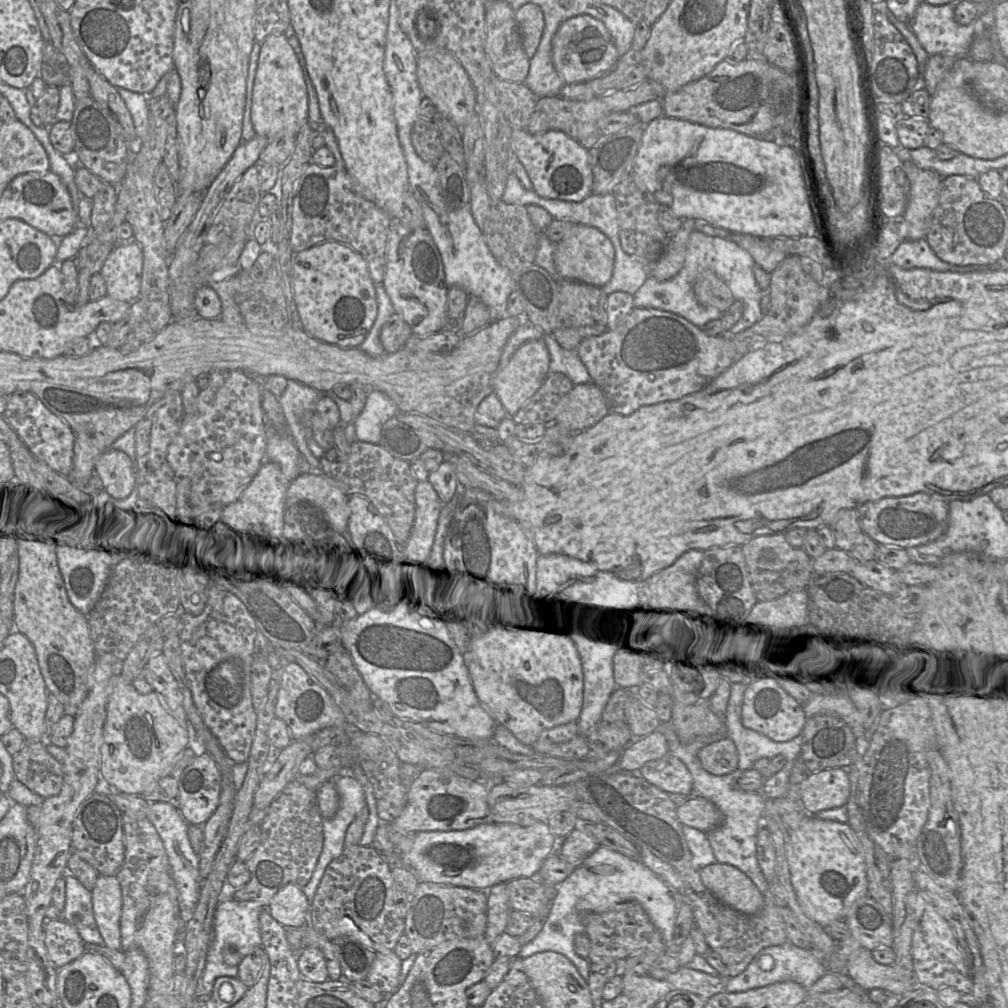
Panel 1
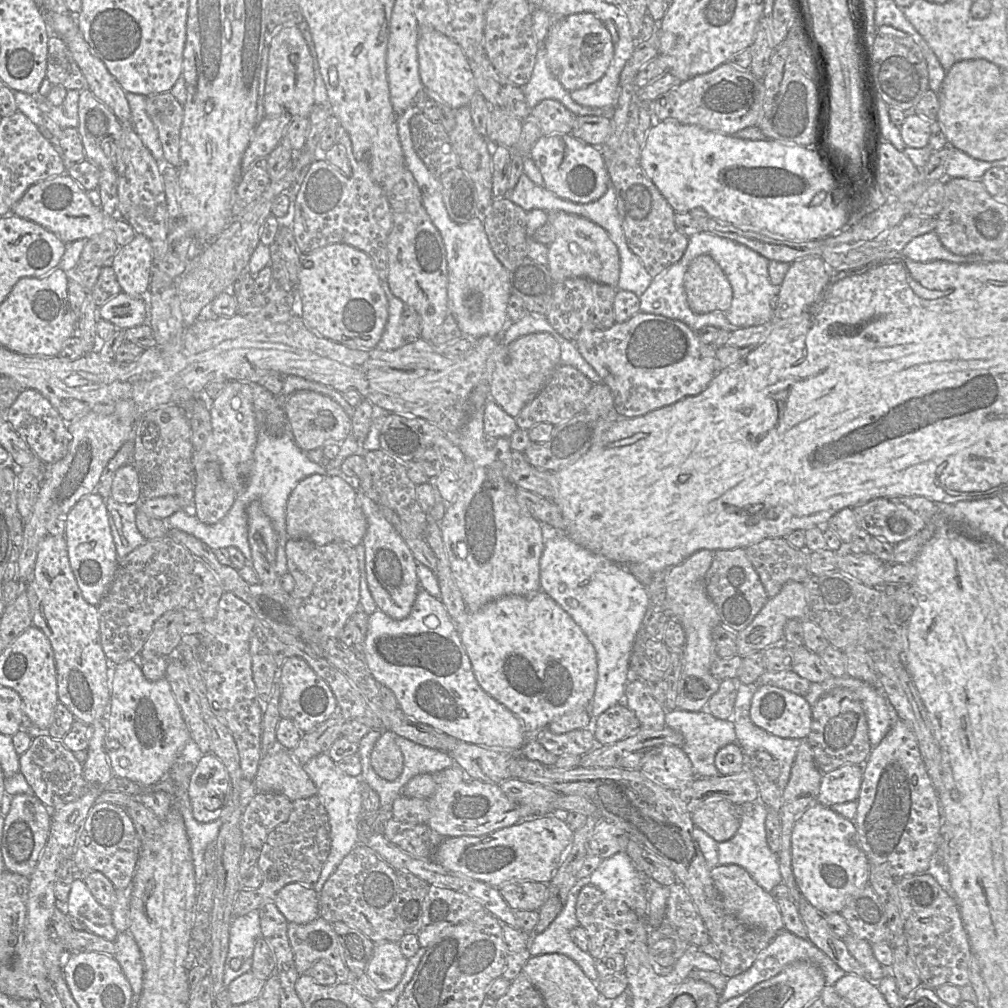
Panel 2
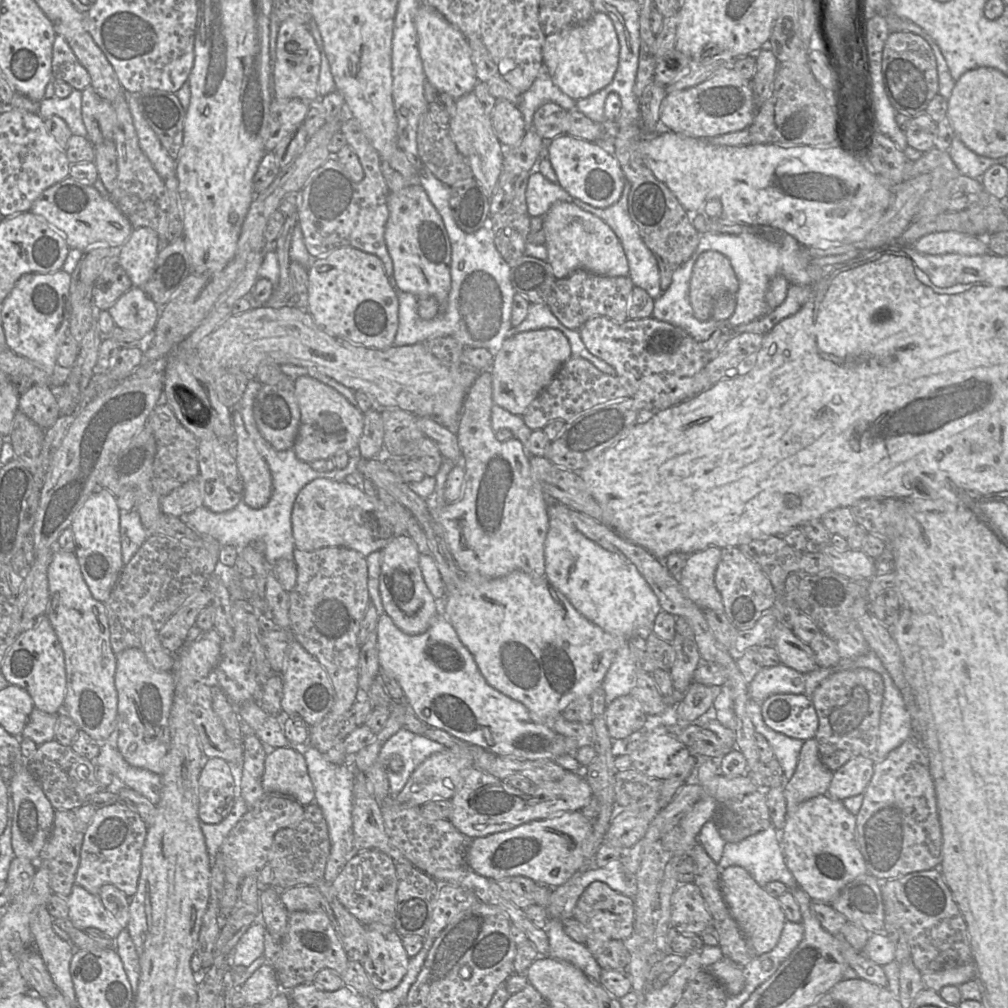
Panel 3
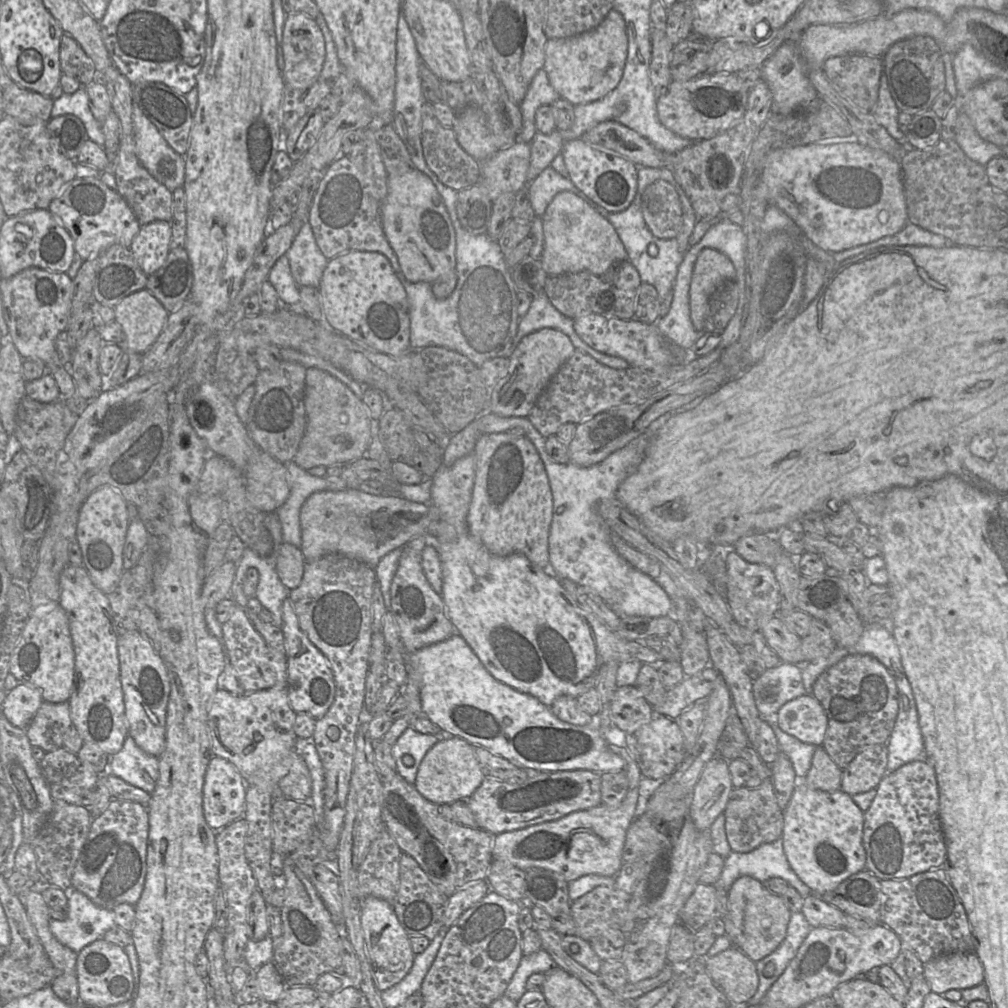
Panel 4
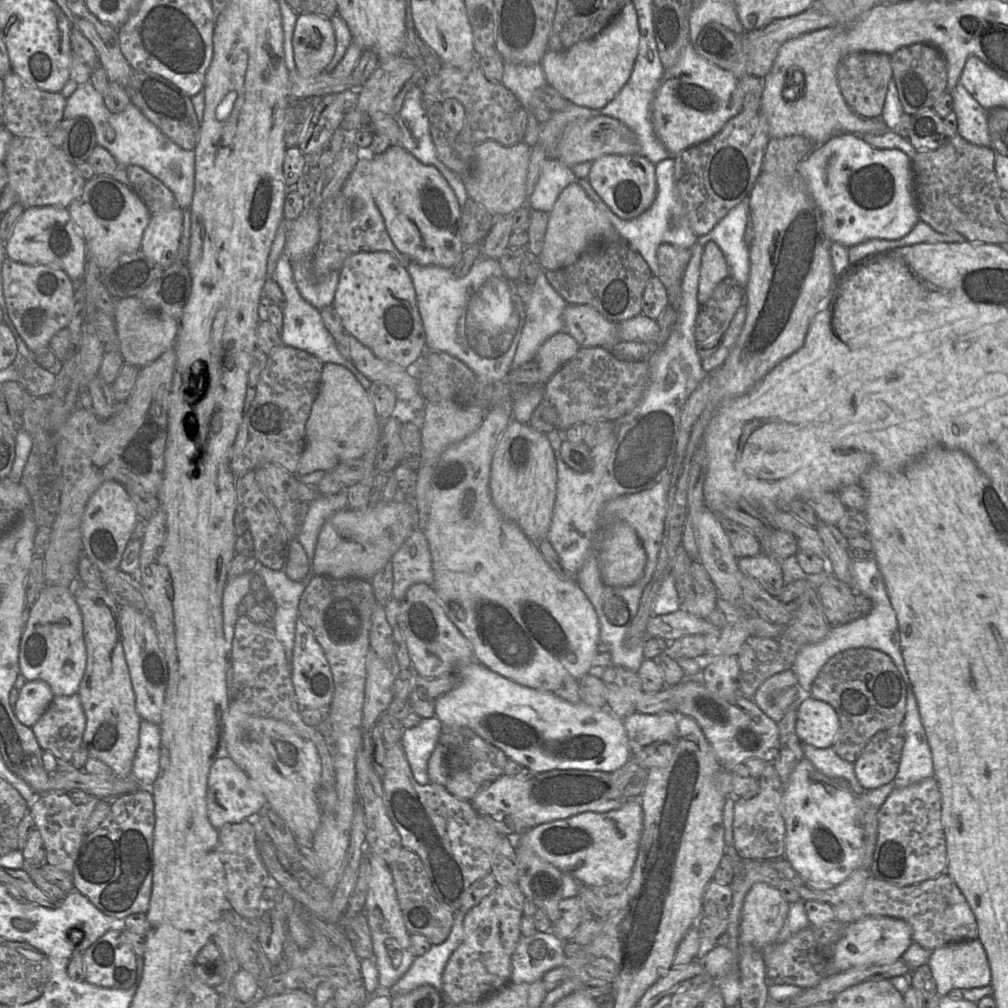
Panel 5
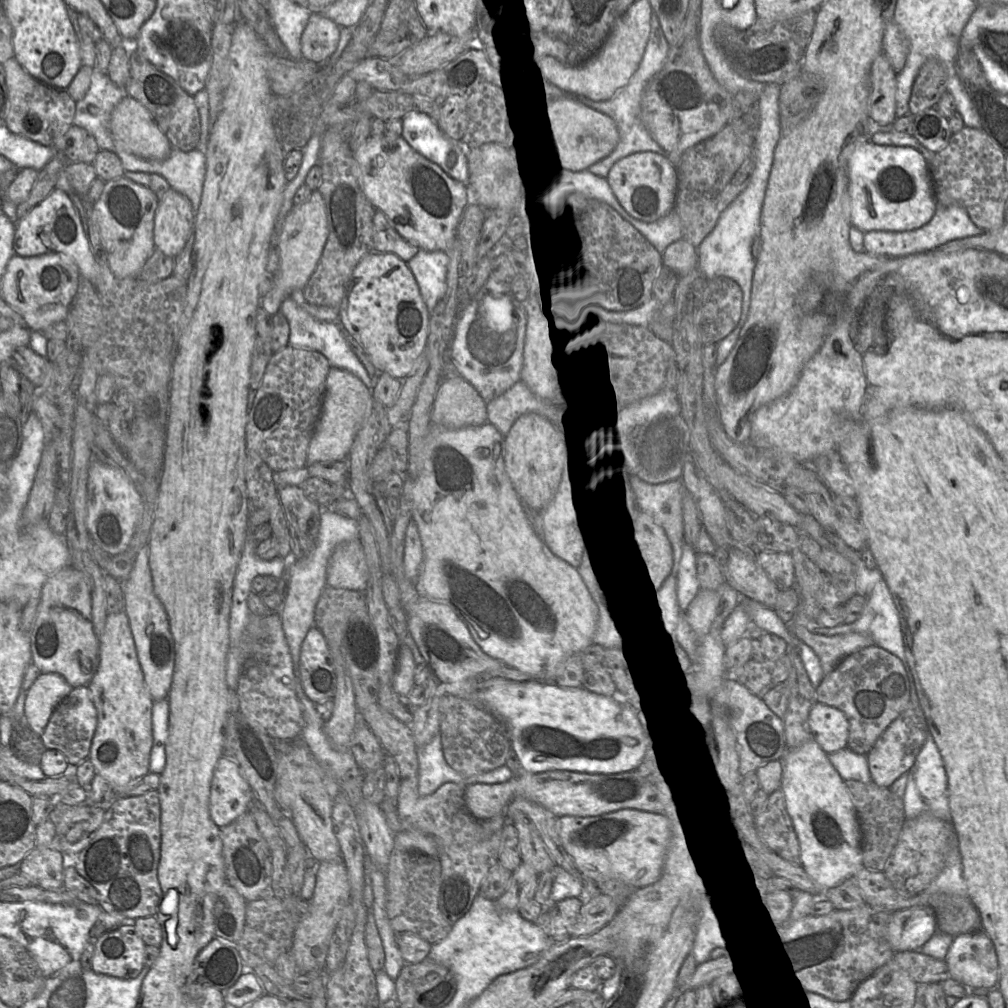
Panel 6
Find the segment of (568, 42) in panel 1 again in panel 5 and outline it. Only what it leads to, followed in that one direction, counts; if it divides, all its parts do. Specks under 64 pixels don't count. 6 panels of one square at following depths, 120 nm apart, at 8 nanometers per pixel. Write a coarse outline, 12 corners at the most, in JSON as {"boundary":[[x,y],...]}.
{"boundary":[[628,3],[594,38],[547,51],[547,83],[602,108],[627,83],[640,31]]}

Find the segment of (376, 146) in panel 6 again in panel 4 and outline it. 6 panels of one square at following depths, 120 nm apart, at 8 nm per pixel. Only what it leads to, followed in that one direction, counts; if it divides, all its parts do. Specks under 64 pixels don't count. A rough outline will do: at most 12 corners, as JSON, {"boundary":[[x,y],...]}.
{"boundary":[[412,167],[388,176],[381,222],[408,281],[455,270],[441,195]]}

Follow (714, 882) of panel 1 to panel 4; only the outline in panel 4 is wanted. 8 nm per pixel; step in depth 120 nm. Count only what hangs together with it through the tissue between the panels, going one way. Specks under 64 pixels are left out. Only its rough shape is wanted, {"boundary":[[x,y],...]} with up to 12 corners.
{"boundary":[[750,876],[728,891],[725,934],[757,962],[785,939],[791,911]]}

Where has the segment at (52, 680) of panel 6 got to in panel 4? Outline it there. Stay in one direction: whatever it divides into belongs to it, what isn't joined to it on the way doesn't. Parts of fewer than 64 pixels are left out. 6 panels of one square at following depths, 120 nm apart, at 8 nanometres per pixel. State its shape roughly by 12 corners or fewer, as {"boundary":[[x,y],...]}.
{"boundary":[[21,683],[1,710],[26,729],[42,702],[38,688]]}

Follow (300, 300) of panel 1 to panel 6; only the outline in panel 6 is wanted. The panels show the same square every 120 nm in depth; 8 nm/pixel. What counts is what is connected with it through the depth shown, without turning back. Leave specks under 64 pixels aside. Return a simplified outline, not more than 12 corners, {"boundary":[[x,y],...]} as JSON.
{"boundary":[[360,260],[338,323],[400,380],[430,313],[407,262]]}

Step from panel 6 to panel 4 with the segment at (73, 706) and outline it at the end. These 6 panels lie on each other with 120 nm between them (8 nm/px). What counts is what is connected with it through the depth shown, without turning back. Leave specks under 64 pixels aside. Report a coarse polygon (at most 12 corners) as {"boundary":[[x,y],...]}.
{"boundary":[[43,701],[27,726],[32,746],[63,746],[68,701]]}

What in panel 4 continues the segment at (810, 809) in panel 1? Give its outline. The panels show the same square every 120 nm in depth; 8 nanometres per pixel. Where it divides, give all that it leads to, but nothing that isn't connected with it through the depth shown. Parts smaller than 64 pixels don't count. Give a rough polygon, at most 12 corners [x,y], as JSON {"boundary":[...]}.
{"boundary":[[887,744],[866,746],[843,769],[841,791],[876,789]]}

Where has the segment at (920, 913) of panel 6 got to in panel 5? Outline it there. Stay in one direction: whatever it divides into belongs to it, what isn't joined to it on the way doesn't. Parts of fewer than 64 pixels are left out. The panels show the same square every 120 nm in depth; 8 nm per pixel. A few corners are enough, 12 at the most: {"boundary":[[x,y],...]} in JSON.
{"boundary":[[867,916],[832,947],[829,973],[893,963],[912,943],[904,920]]}

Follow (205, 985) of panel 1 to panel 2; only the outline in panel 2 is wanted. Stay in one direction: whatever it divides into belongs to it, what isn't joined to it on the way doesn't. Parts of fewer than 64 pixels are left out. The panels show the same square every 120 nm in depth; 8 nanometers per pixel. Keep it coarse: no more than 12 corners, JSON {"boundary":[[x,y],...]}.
{"boundary":[[259,910],[234,917],[224,968],[224,987],[241,976],[230,961],[251,958],[262,937]]}

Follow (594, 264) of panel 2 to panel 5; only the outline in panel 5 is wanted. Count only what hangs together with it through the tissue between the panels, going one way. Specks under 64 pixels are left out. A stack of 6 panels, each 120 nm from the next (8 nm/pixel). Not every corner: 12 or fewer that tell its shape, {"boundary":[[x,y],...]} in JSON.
{"boundary":[[571,183],[549,212],[542,270],[574,263],[620,237],[583,188]]}

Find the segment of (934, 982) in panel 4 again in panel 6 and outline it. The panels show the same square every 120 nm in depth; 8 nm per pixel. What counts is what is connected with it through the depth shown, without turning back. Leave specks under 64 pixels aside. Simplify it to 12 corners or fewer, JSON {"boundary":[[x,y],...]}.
{"boundary":[[984,931],[954,937],[944,961],[967,989],[997,988],[998,958]]}

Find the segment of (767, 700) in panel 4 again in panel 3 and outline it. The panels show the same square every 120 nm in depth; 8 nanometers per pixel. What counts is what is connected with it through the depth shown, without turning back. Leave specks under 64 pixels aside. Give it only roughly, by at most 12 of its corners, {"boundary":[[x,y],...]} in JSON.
{"boundary":[[782,663],[763,667],[750,699],[804,694],[805,675]]}

